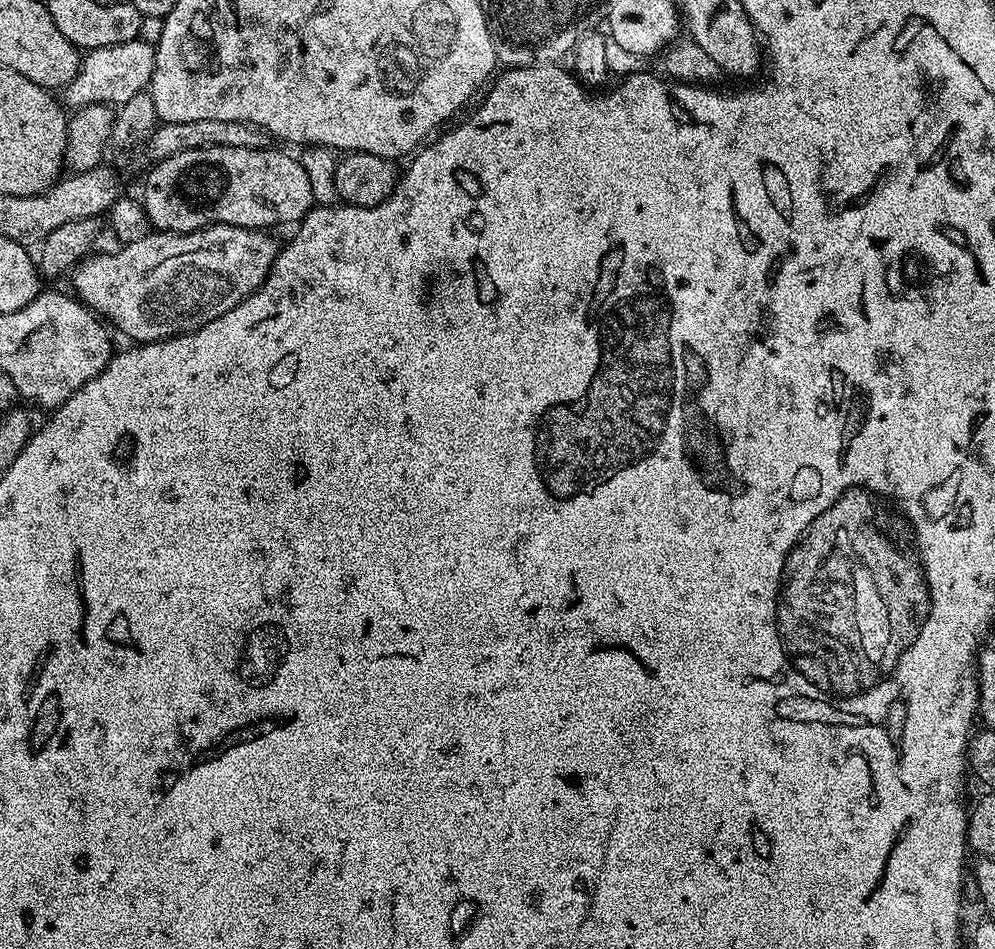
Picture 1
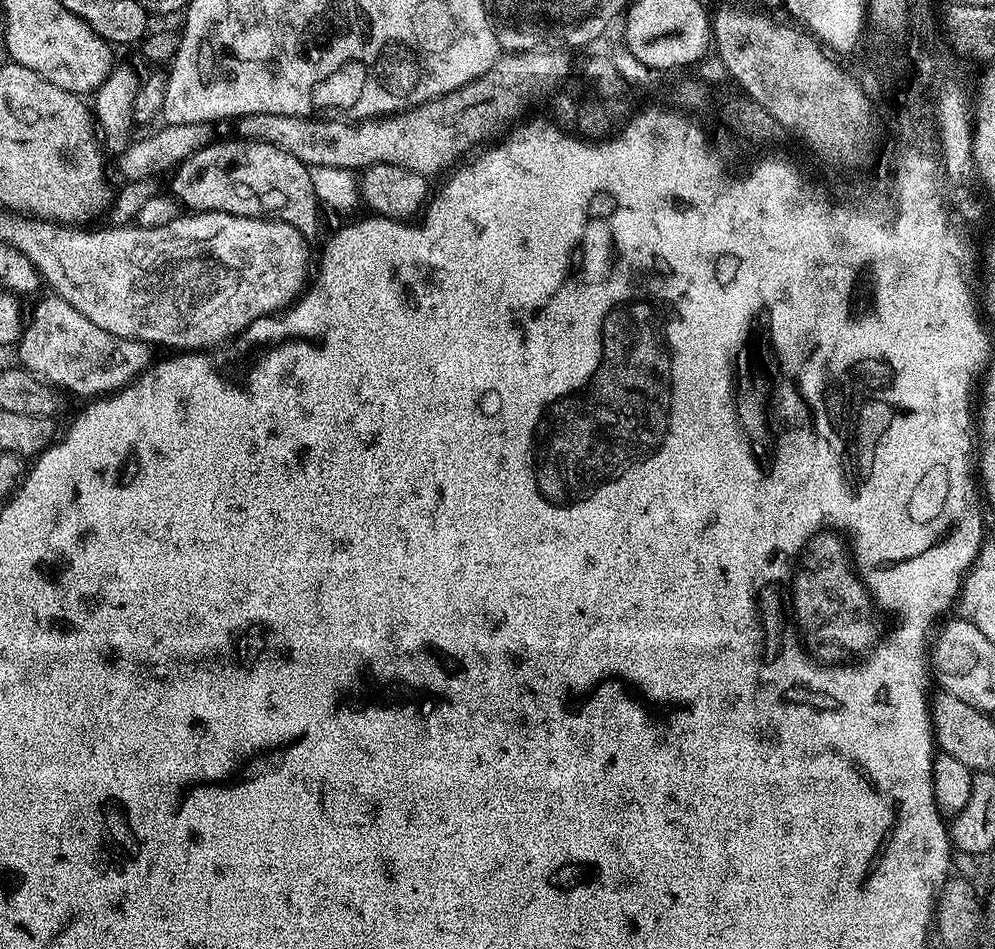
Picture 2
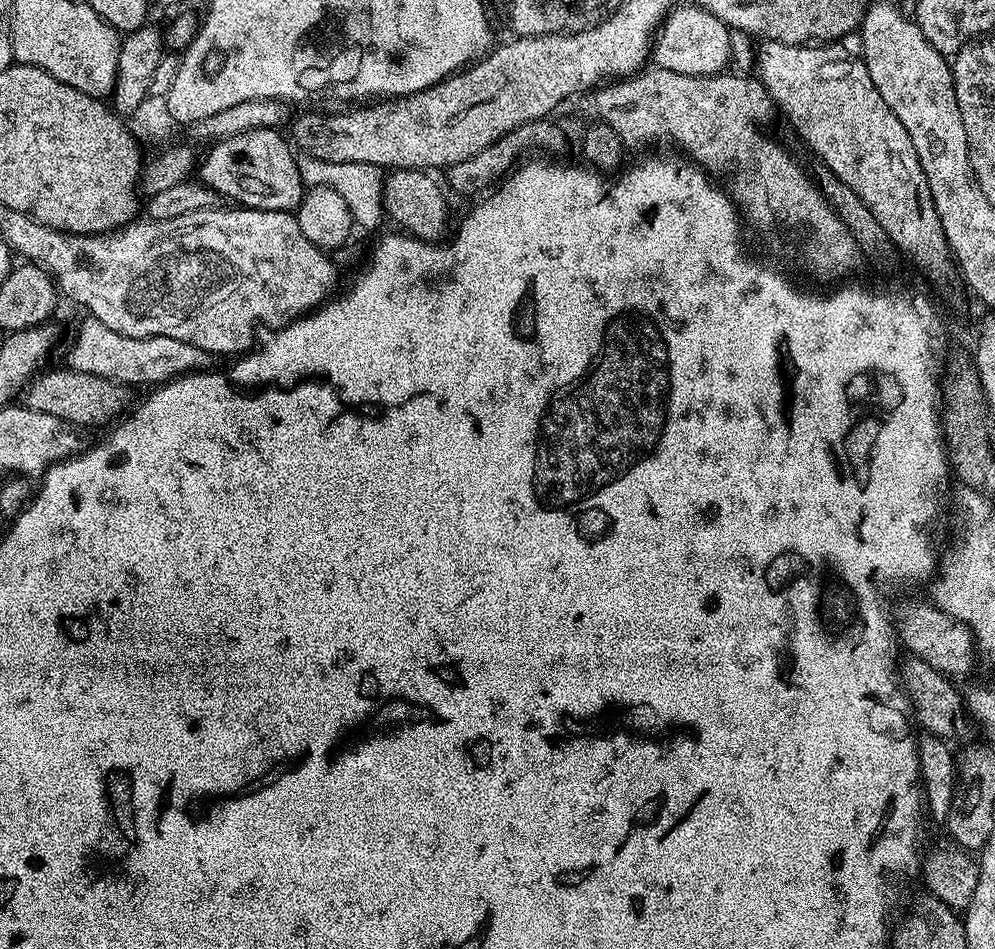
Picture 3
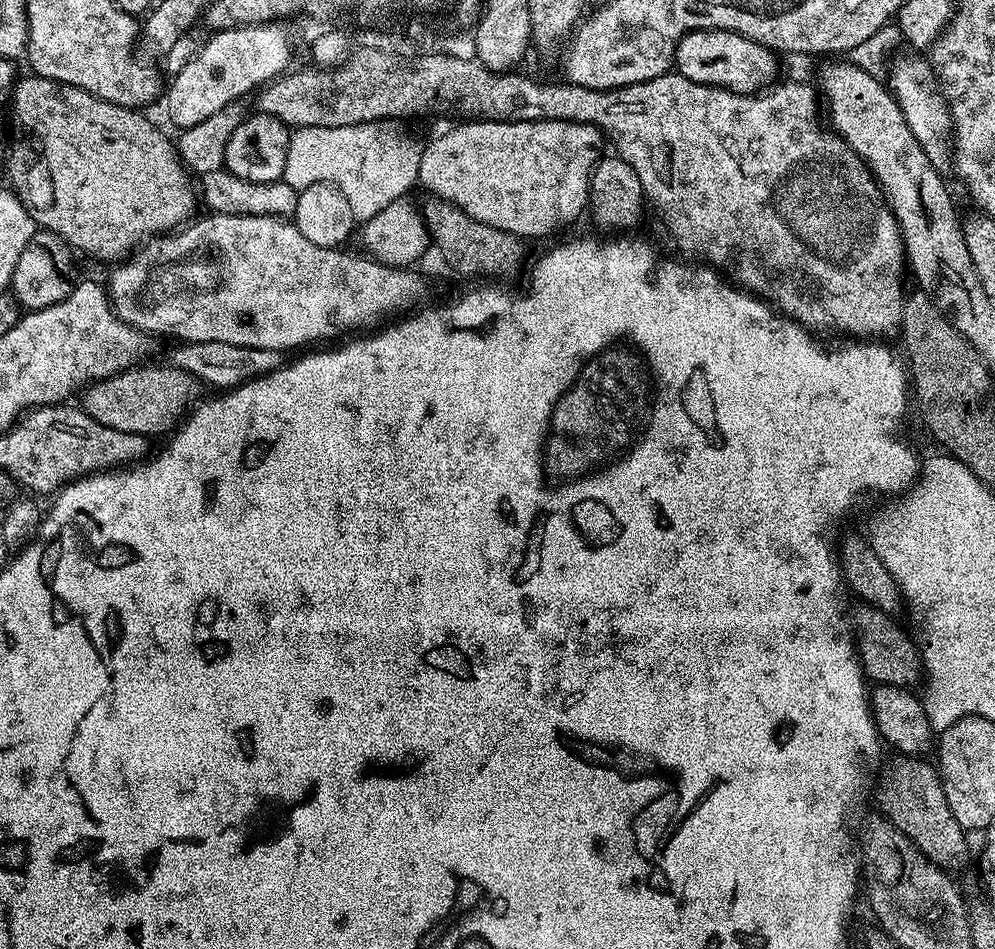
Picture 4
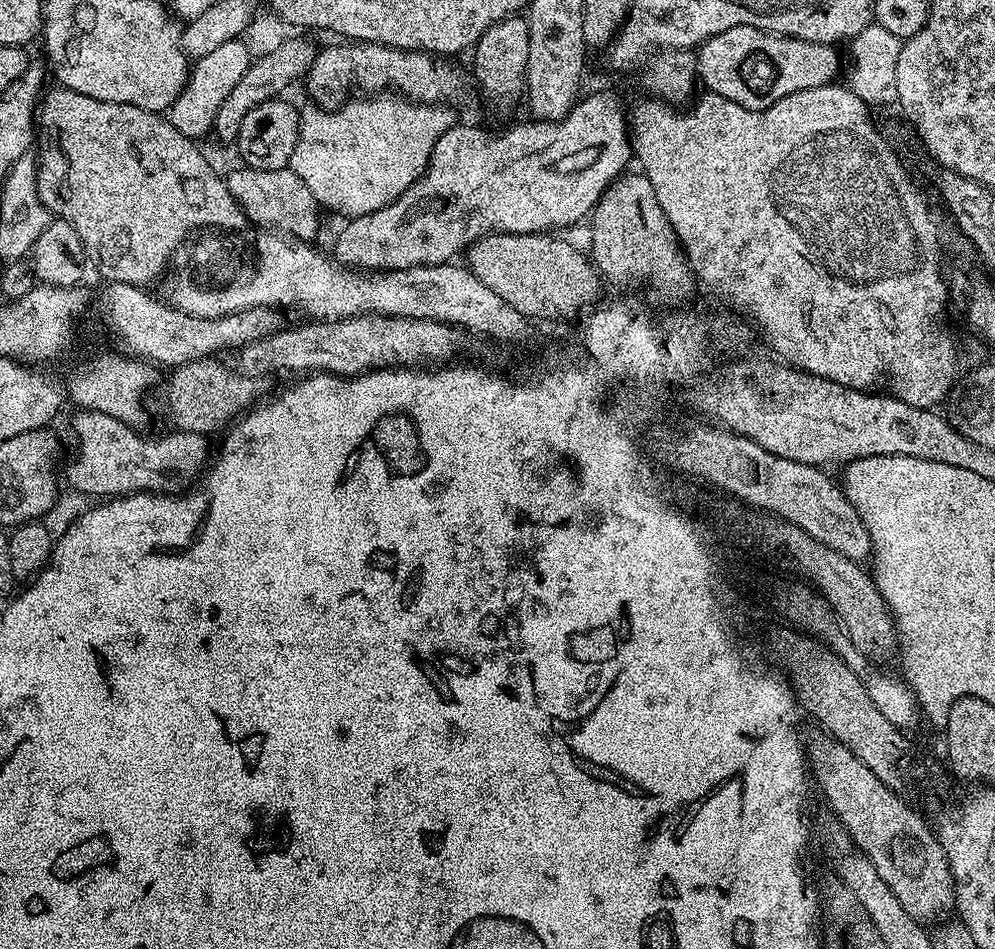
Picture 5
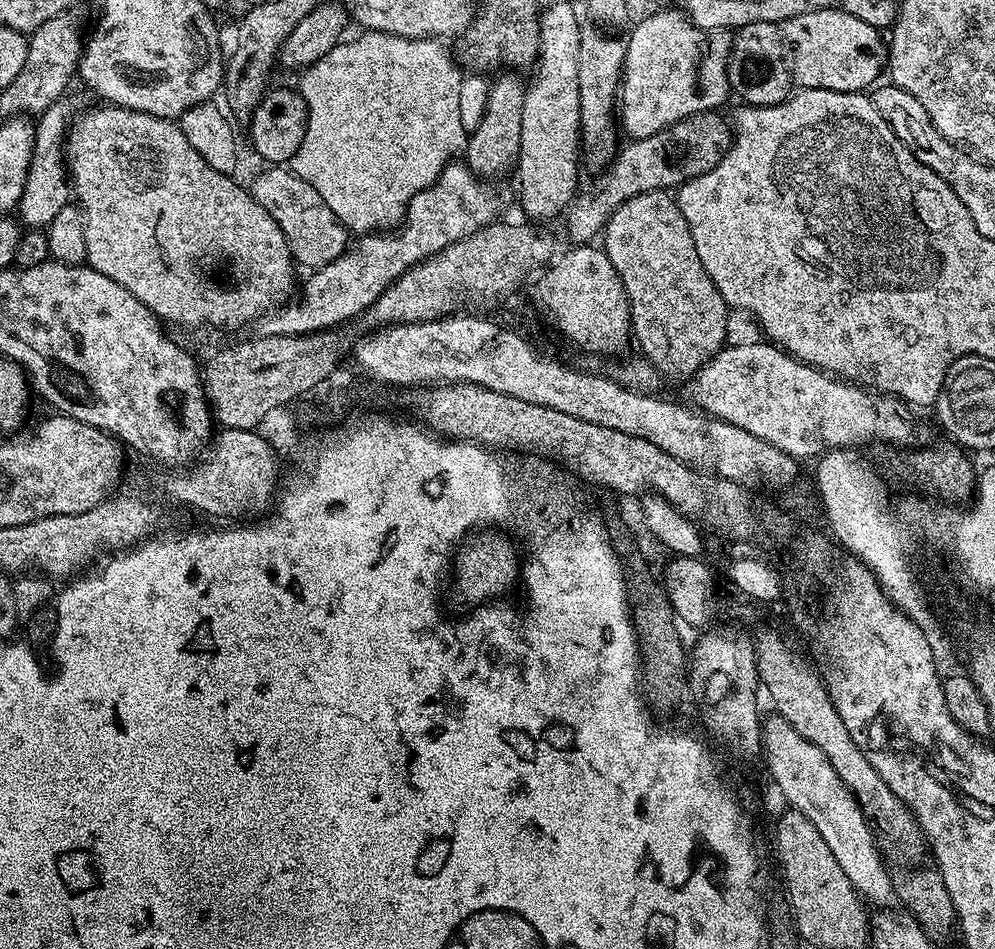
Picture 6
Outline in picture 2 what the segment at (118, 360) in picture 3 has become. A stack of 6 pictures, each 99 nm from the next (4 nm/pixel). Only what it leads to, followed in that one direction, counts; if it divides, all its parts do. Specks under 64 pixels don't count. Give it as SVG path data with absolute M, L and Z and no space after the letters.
M48 294L48 297L33 310L32 317L27 317L24 331L20 333L19 348L19 363L31 376L36 376L53 390L59 390L61 393L73 392L76 396L88 396L84 398L99 398L124 388L125 385L133 383L154 360L153 349L149 345L143 344L141 340L110 334L102 330L102 326L94 326L94 322L90 322L86 314L78 314L78 310L70 306L70 302L55 294Z

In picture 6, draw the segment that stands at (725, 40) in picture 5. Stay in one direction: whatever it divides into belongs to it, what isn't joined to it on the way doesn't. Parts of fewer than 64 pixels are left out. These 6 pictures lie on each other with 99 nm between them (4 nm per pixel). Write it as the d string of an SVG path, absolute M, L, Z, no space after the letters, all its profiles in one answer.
M840 6L819 8L778 22L747 24L735 33L732 50L728 53L729 89L735 95L737 92L748 106L781 104L801 88L864 92L881 79L880 72L882 76L888 63L888 46L885 37L880 36L883 36L881 29L870 26L870 22L862 22L862 18L854 18L854 14Z

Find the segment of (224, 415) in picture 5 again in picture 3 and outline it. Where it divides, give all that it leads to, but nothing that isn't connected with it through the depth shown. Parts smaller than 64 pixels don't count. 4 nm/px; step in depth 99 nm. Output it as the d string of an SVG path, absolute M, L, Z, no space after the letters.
M45 371L29 380L28 387L22 393L23 407L54 414L54 418L62 418L84 430L94 427L95 424L111 425L113 421L123 417L129 411L133 403L132 396L128 393L131 392L129 385L116 384L112 380L98 378L92 374L63 371Z

